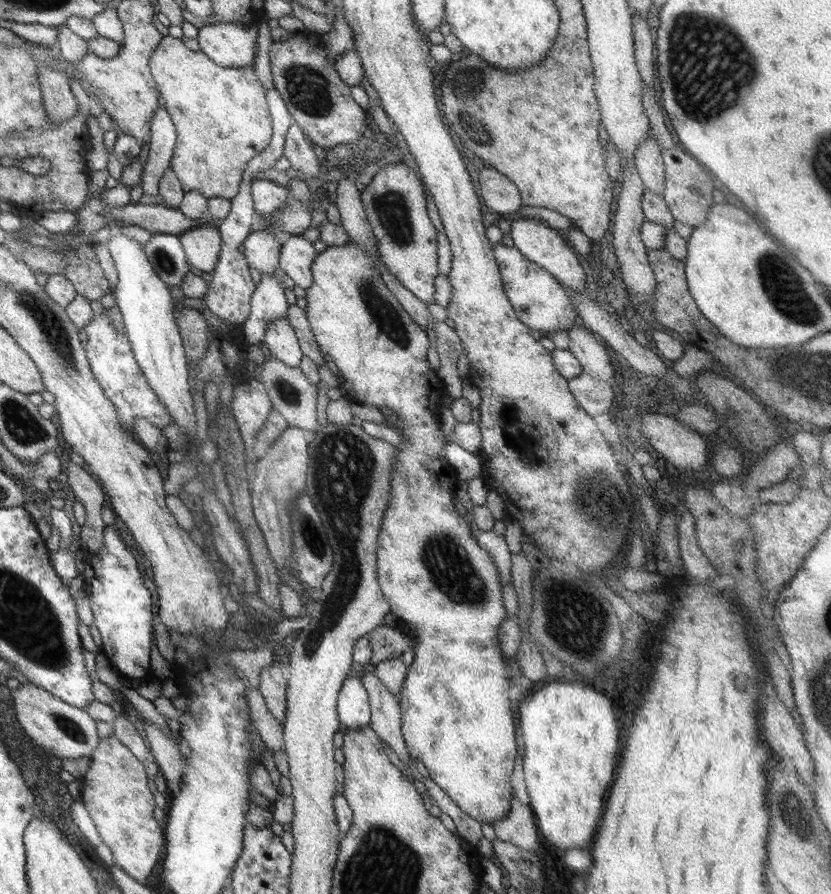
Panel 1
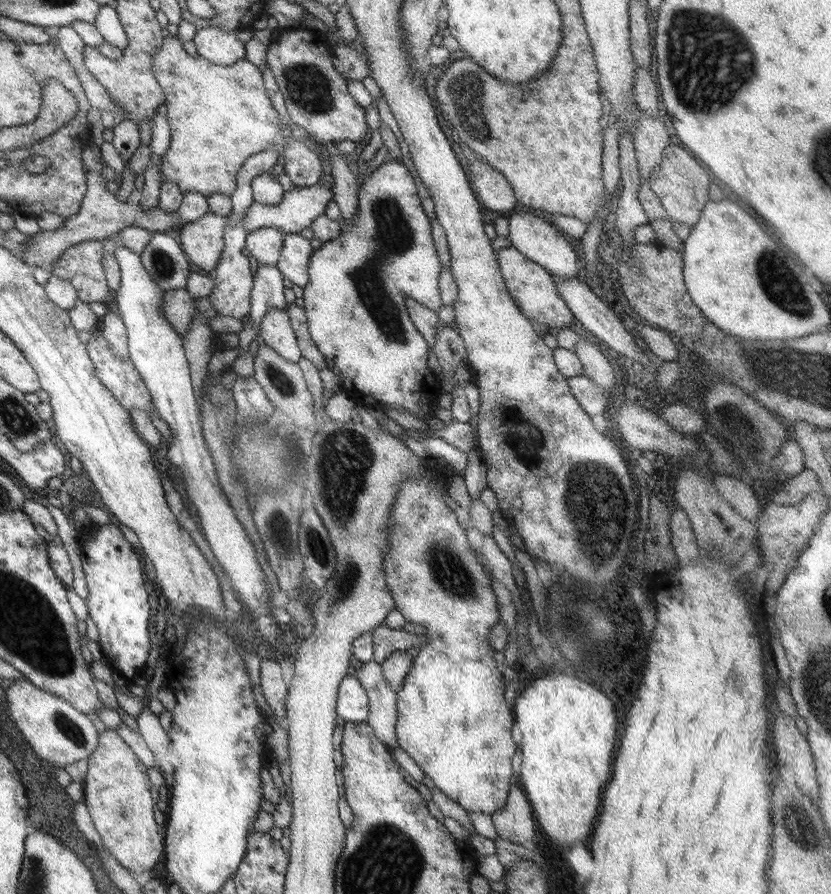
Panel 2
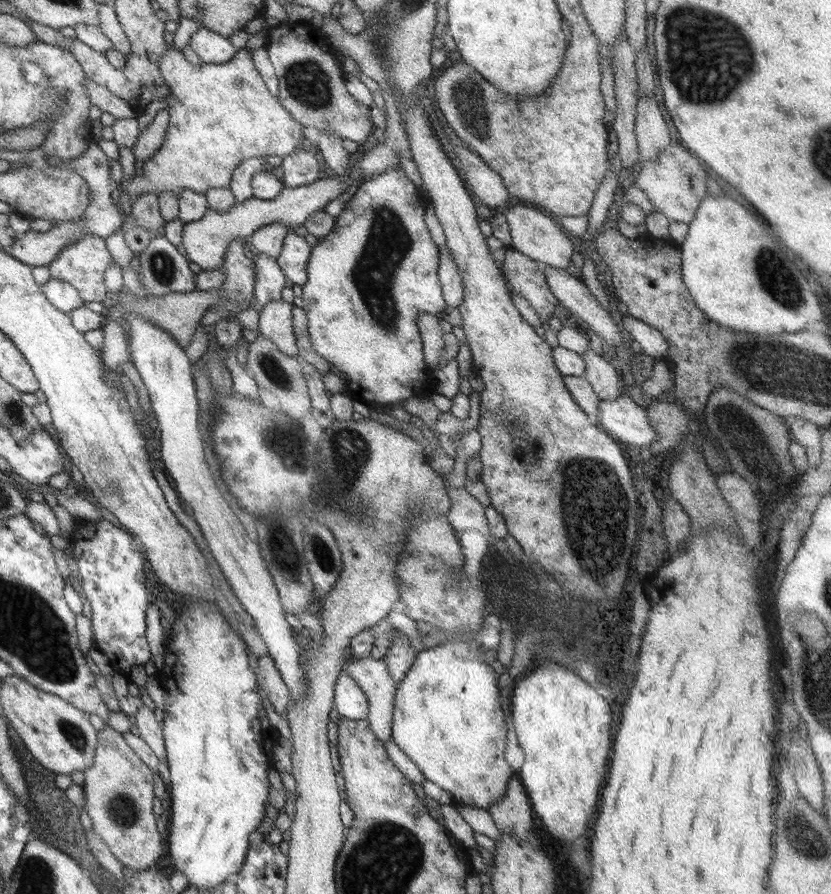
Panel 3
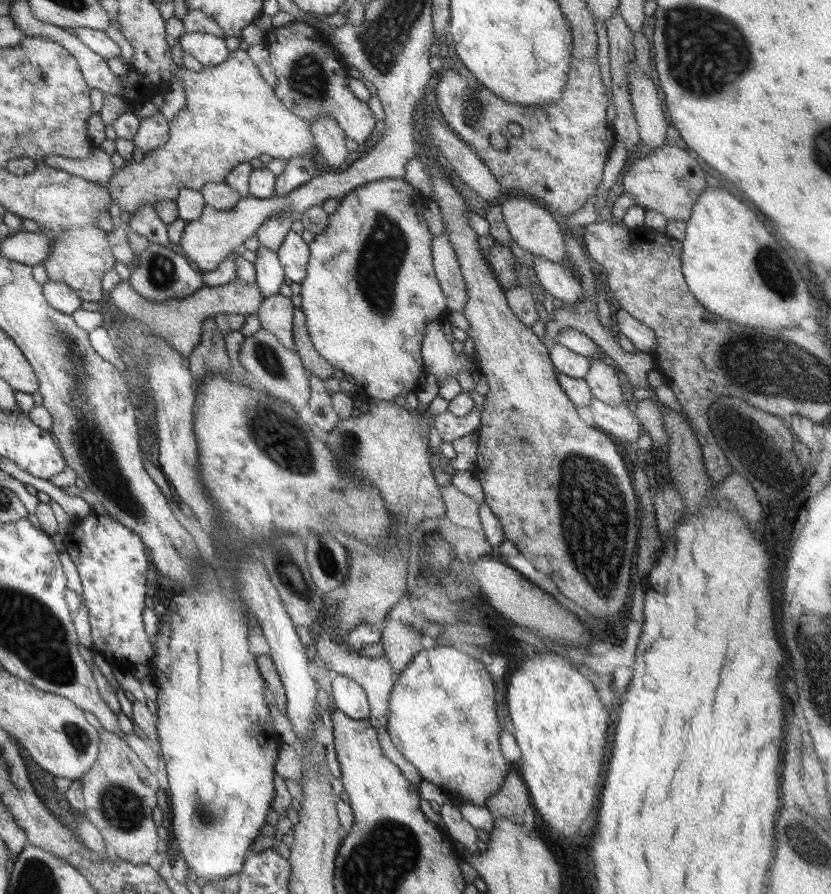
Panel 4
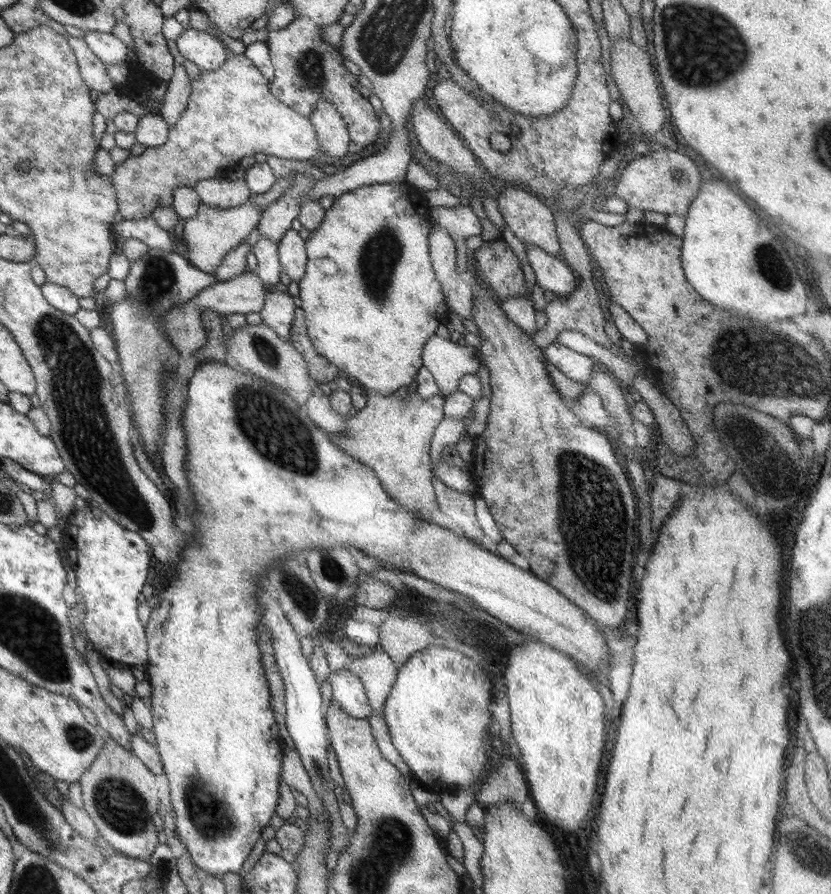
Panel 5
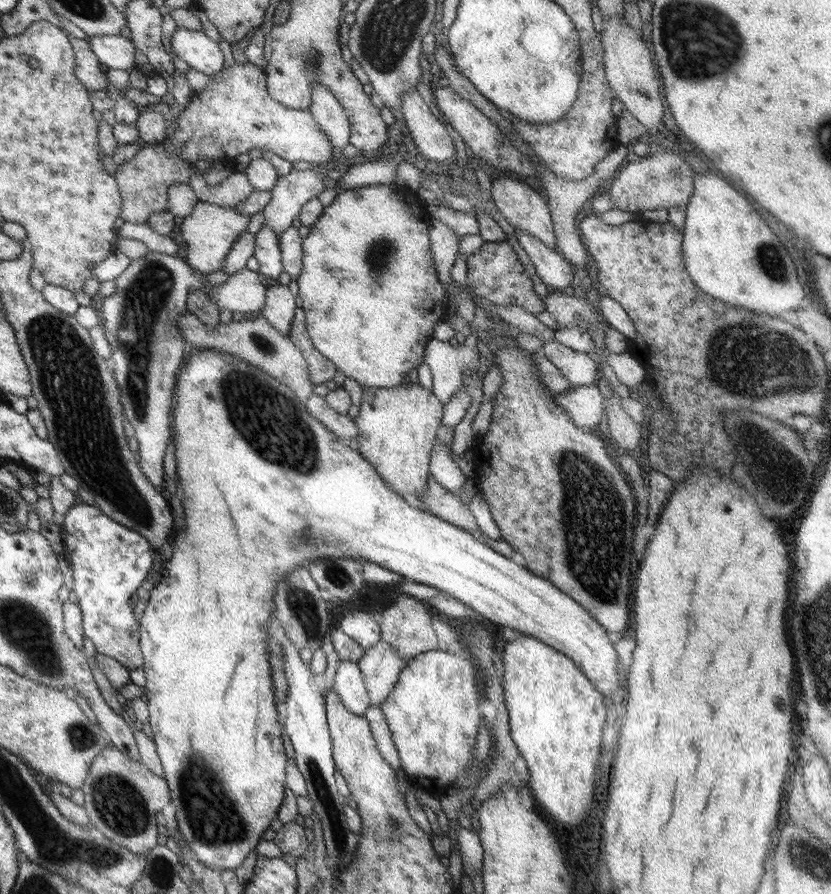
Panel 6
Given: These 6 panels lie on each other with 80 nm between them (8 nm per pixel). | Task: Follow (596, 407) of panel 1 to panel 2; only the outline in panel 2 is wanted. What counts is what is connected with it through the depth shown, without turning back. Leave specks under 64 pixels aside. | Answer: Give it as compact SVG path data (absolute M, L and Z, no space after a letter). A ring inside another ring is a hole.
M582 374L566 379L566 383L571 394L589 418L597 414L602 415L611 404L610 396Z

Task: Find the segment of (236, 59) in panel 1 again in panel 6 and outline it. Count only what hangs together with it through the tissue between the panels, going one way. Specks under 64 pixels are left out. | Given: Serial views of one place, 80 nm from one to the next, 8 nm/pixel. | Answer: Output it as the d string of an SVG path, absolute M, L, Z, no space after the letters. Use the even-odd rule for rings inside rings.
M177 27L169 36L169 44L175 56L197 72L212 76L222 69L223 55L206 32Z

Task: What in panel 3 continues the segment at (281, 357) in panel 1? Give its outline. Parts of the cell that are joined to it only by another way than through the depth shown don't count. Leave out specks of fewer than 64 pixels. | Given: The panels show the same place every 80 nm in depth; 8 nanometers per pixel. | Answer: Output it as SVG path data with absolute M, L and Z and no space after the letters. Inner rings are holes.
M282 299L270 300L258 310L258 332L268 338L285 356L298 356L292 331L292 303Z

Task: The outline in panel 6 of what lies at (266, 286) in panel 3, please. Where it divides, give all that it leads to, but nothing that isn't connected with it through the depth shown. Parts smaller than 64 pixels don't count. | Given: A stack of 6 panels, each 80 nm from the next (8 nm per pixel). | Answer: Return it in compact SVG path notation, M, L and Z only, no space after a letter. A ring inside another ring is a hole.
M263 226L254 236L254 240L253 258L259 264L256 272L260 276L264 274L271 280L278 280L282 271L278 236L275 236L272 229Z

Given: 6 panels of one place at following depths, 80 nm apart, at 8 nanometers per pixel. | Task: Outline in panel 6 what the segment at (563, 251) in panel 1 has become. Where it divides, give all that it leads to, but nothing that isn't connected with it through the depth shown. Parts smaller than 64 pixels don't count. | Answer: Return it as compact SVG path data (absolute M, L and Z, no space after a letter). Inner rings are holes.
M498 175L491 178L490 198L494 202L496 209L505 218L509 226L513 230L521 230L533 238L537 238L539 242L545 244L547 248L556 248L554 232L552 228L552 220L550 218L550 210L548 203L534 191L523 180L511 178L511 176Z

